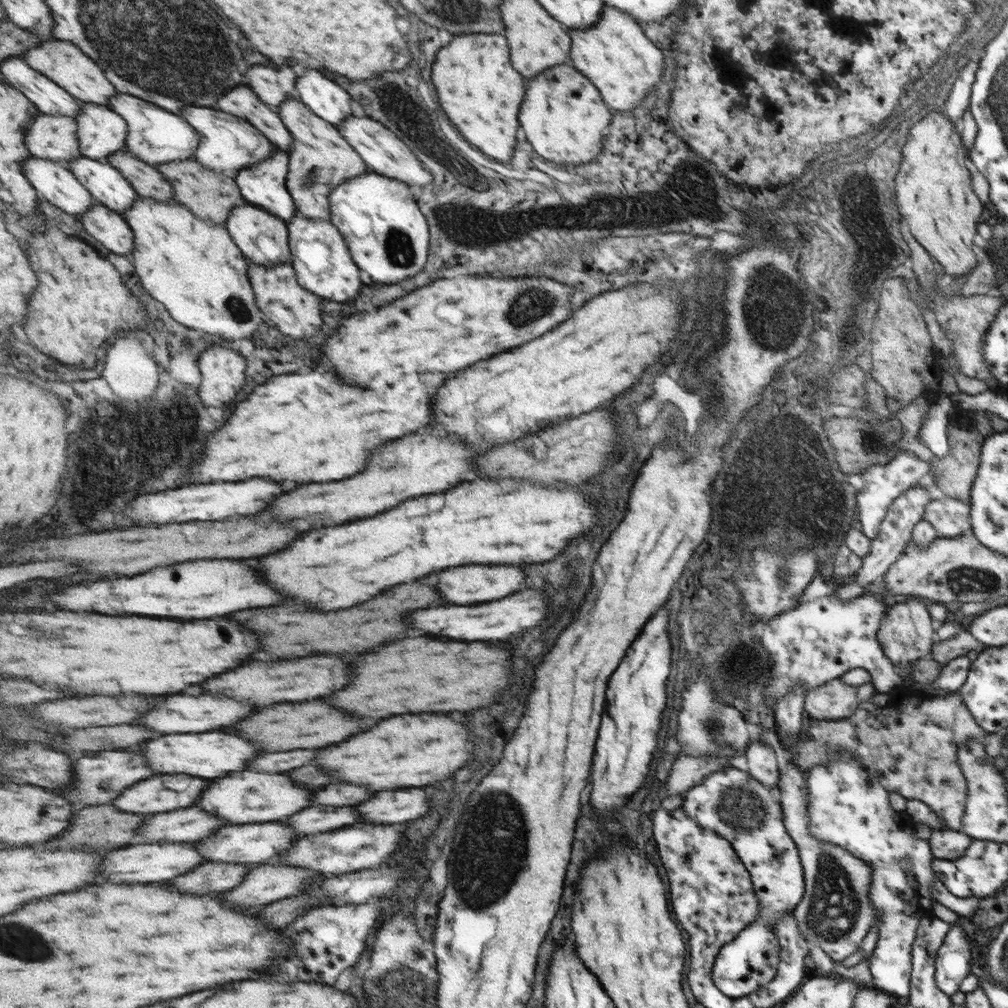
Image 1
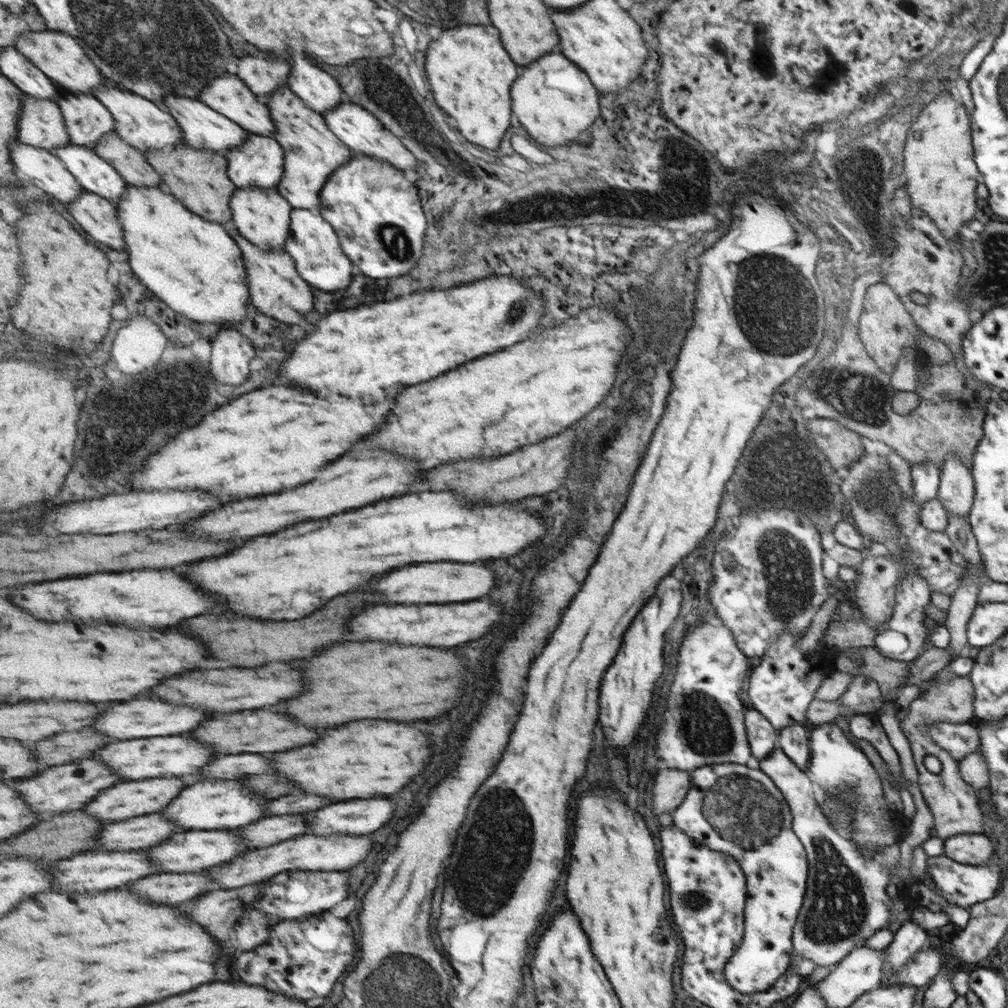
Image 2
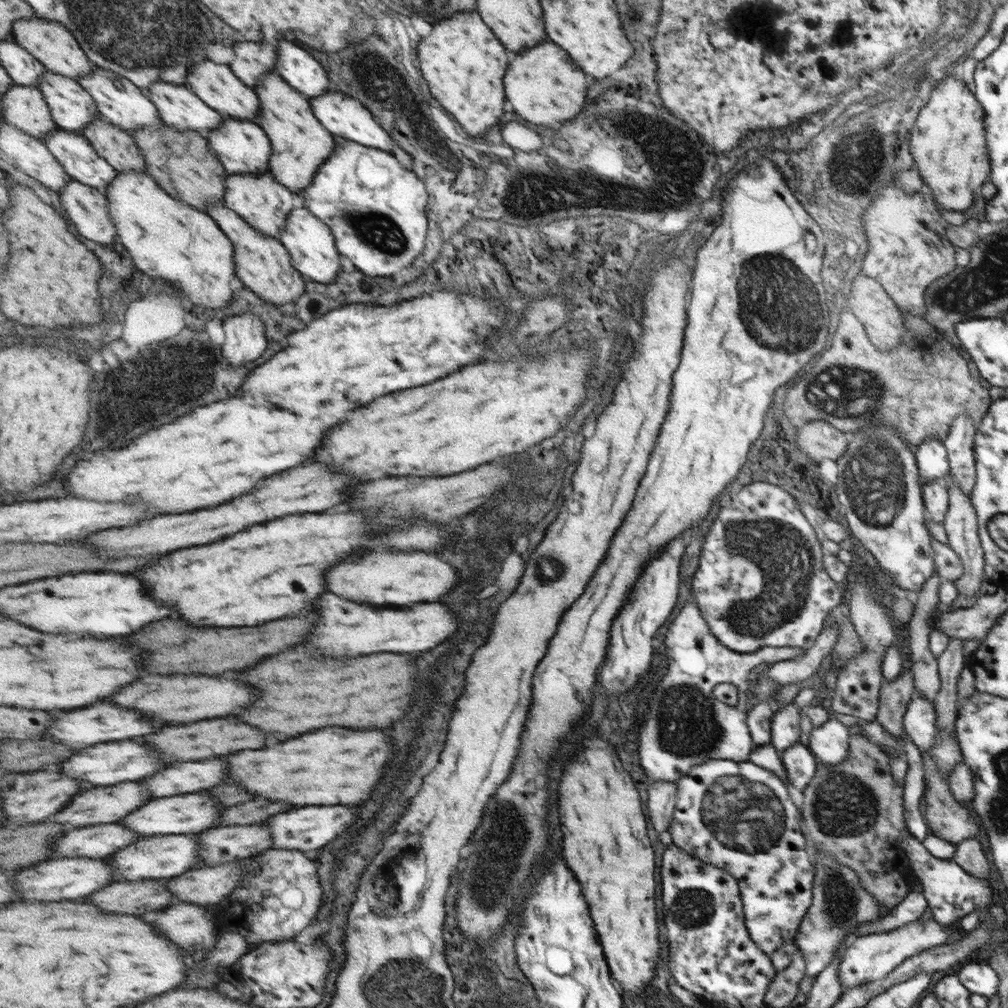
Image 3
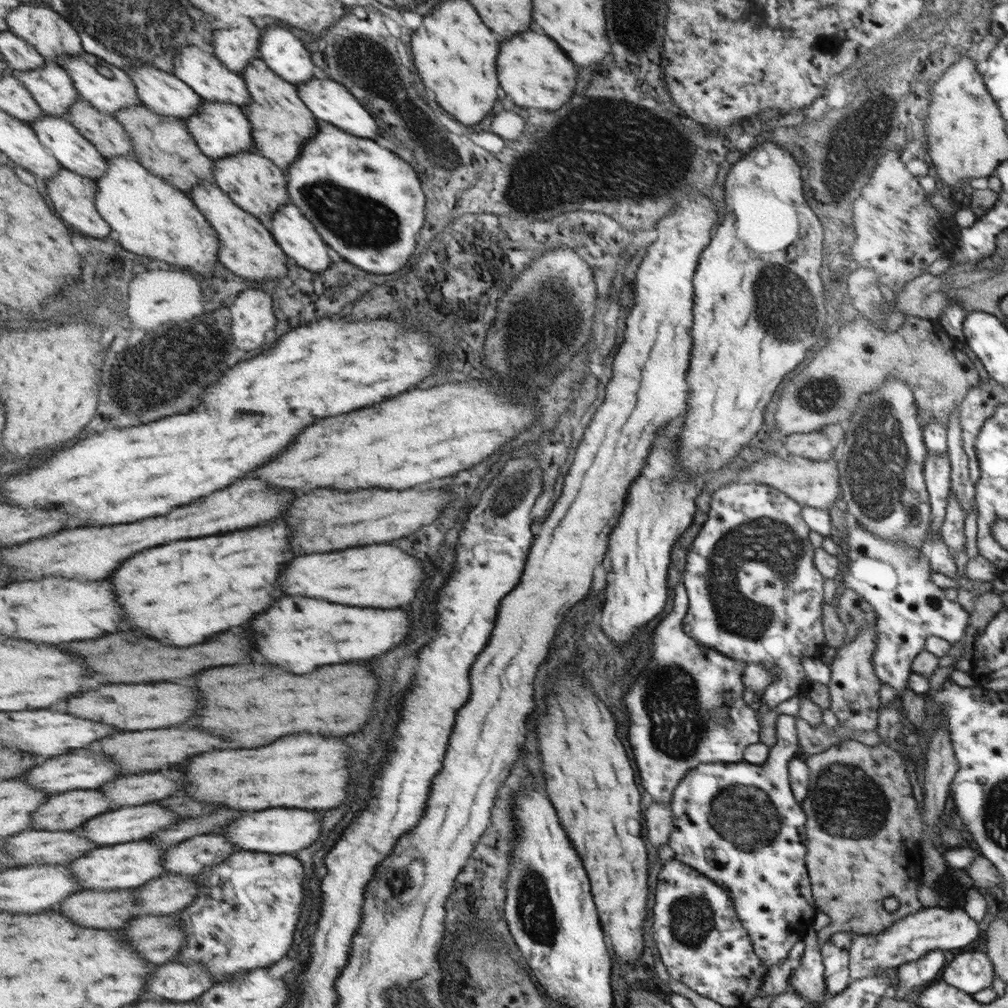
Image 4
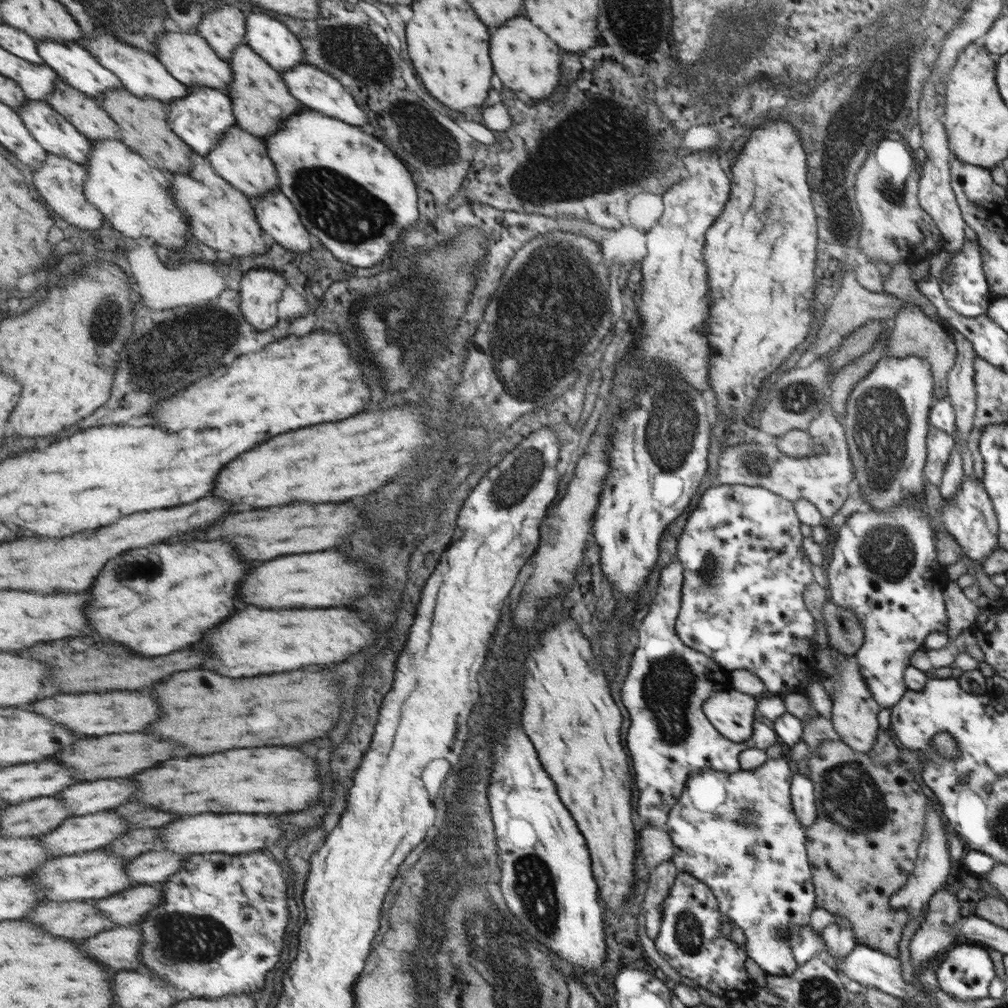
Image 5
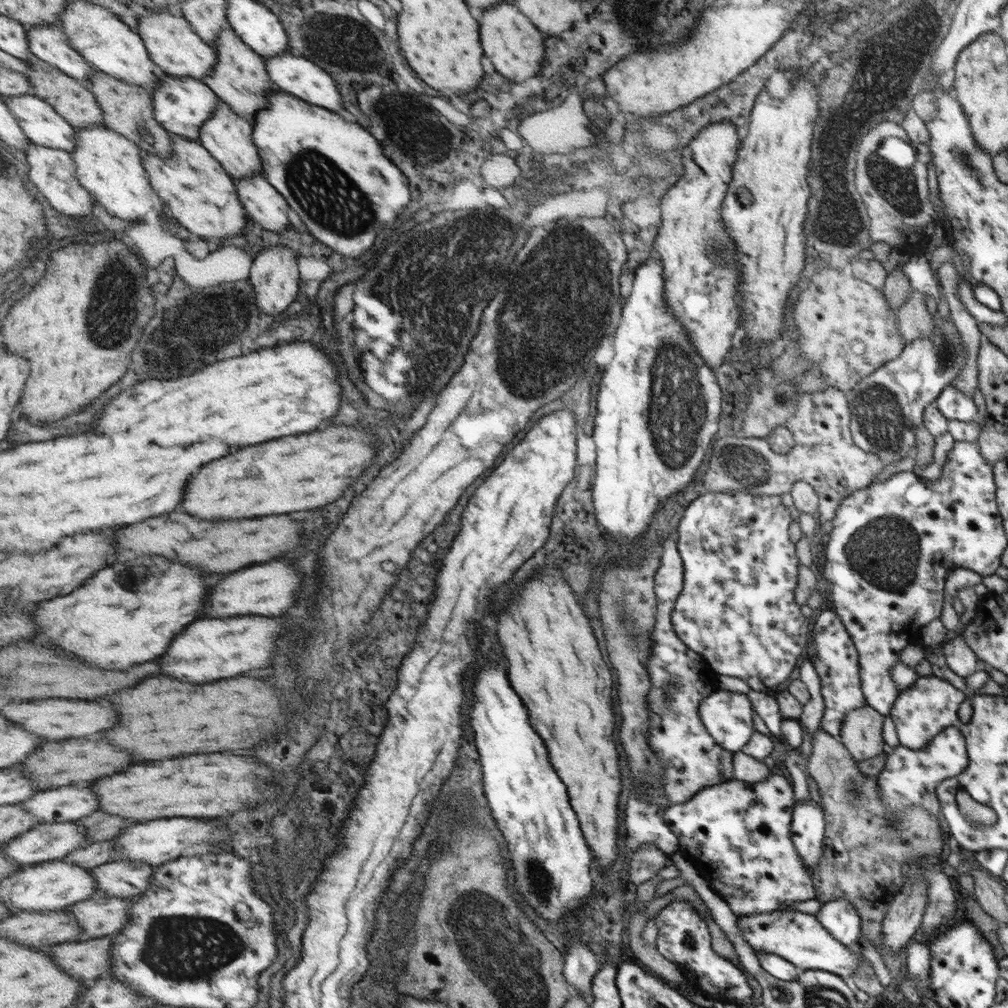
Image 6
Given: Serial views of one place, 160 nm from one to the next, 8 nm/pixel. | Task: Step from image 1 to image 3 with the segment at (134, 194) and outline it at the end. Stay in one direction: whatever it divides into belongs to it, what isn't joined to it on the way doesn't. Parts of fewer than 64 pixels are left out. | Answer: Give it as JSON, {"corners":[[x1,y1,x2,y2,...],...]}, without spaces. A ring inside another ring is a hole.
{"corners":[[59,128,55,133,49,133,43,141,55,155,55,158,58,159,58,162,64,166,65,171,68,172,71,178,87,186,106,191,119,176,116,168,96,151,96,147,83,134]]}

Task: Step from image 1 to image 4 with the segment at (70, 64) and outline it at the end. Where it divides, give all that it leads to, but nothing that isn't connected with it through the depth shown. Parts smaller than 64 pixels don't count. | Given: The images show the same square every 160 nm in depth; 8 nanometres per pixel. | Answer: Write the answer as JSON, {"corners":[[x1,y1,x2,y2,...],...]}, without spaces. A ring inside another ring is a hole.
{"corners":[[21,3,17,8,9,11,6,21,8,30,36,46,48,63,60,64,63,56,77,56,85,51,84,43,76,27,60,12,51,10,51,7,45,3]]}

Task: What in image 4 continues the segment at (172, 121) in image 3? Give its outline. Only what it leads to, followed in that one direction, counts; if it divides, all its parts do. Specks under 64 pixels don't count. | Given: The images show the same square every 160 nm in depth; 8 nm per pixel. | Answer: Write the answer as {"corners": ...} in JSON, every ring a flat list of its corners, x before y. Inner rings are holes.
{"corners":[[151,65,122,69,132,75,142,104,157,114,185,120,196,116,203,108,205,99,175,74]]}

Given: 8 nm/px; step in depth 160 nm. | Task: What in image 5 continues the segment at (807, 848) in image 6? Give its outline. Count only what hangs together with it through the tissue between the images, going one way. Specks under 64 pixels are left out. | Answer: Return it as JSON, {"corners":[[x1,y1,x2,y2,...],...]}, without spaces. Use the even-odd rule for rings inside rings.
{"corners":[[795,772,791,780,791,804,798,823,807,829,816,821,816,800,813,786,808,778]]}

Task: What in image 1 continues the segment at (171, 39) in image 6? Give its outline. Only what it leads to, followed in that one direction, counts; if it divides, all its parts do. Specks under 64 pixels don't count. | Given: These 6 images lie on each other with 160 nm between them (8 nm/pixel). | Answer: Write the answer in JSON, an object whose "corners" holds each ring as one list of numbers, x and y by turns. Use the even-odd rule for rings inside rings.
{"corners":[[237,86,231,92,221,96,219,109,229,114,235,114,253,123,271,142,284,151,291,150,293,142,292,131,285,126,284,119,278,110,271,110,266,102,261,102,259,96,247,86]]}

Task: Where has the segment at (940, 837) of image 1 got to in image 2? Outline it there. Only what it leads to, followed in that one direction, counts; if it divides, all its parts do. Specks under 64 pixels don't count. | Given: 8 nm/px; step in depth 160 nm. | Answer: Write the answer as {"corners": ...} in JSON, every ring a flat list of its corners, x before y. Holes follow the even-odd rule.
{"corners":[[956,834,944,839,944,854,961,864,983,866,993,855,993,848,985,834]]}

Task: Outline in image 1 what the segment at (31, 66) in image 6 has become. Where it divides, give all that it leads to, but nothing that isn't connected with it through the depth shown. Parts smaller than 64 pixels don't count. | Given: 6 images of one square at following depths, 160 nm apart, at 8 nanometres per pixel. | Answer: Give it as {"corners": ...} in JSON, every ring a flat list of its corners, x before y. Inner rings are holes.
{"corners":[[123,149,108,157,107,162,121,171,129,179,141,197,149,197,163,202,173,200,172,183,155,166,143,162,129,150]]}

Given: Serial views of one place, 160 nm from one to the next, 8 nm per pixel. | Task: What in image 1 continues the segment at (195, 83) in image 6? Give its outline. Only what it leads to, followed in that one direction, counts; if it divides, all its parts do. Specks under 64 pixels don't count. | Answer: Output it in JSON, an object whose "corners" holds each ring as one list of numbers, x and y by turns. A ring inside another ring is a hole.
{"corners":[[280,149,272,156,273,158,270,161,257,163,253,165,251,170,241,170,234,177,247,201,269,211,271,214,276,214,285,222,290,223,299,214,296,202,293,200,292,193,288,190,287,185,291,164,290,153]]}

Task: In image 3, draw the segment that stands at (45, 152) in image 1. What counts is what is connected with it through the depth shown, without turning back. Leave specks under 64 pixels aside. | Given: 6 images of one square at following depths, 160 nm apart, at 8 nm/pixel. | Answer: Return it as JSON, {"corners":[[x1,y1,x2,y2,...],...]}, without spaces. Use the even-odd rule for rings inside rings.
{"corners":[[13,85,4,94,3,118,41,140,59,129,43,91,32,86]]}

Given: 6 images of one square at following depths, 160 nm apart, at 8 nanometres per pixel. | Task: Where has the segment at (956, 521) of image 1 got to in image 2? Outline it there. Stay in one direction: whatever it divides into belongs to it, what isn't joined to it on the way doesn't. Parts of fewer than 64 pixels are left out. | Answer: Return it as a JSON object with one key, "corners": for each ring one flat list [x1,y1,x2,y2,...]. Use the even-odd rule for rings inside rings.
{"corners":[[957,456,940,466,936,497,945,507,946,516,967,516,972,508,971,496,975,496,975,480,965,462]]}

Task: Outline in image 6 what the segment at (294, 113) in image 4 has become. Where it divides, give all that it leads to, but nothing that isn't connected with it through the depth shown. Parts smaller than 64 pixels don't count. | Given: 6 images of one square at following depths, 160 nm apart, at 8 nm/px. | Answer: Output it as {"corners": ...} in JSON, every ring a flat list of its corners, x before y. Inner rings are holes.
{"corners":[[233,28,221,32,215,49,219,55,219,61,212,73,202,81,216,91,221,101,230,104,237,114,254,124,260,110,268,107,268,100,272,94,280,90,279,85,269,76,265,57,257,54,257,51,254,51]]}

